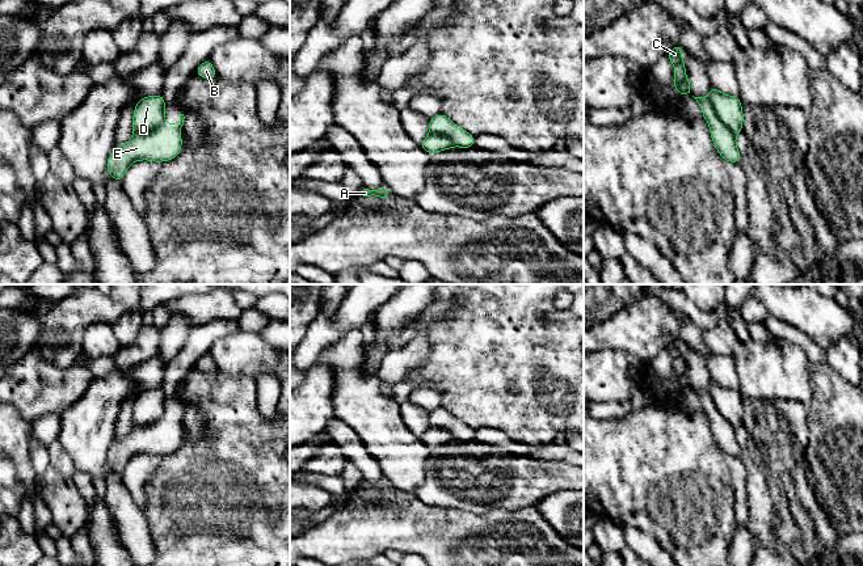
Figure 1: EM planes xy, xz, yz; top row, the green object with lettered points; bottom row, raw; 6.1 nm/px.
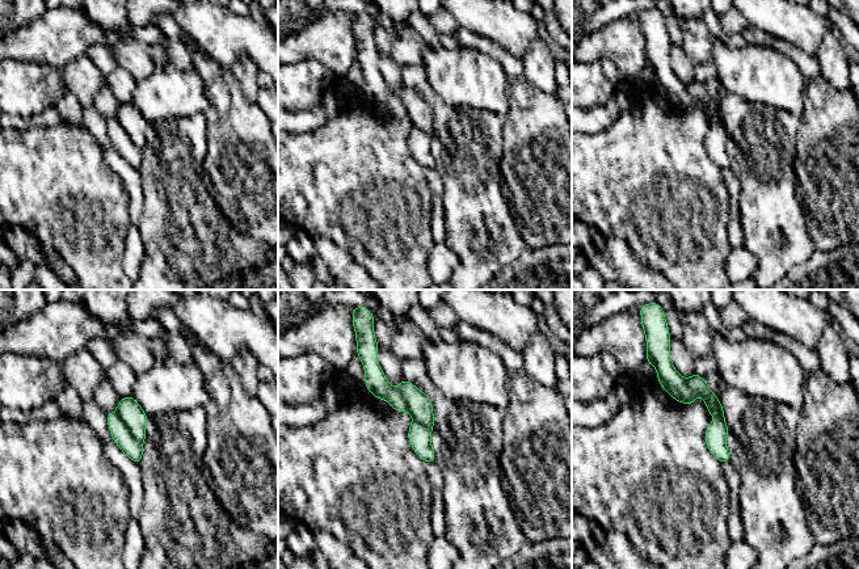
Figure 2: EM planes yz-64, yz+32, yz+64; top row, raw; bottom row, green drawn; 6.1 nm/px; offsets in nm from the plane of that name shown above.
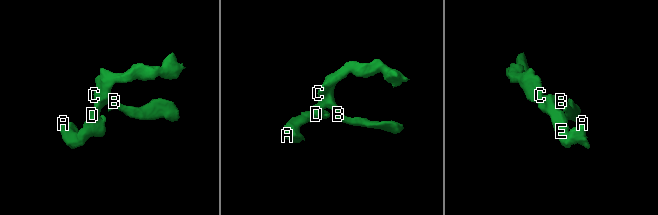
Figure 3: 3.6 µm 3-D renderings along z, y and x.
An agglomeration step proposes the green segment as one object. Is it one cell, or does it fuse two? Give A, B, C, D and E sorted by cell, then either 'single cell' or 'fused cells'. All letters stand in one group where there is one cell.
A B C D E; single cell

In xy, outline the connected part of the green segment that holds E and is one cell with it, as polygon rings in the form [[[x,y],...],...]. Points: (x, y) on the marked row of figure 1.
[[[163,94],[146,96],[136,102],[132,115],[134,135],[123,145],[114,147],[109,155],[109,178],[122,182],[132,162],[150,160],[159,164],[181,153],[185,117],[180,114],[180,121],[169,124],[164,121],[165,104]]]

